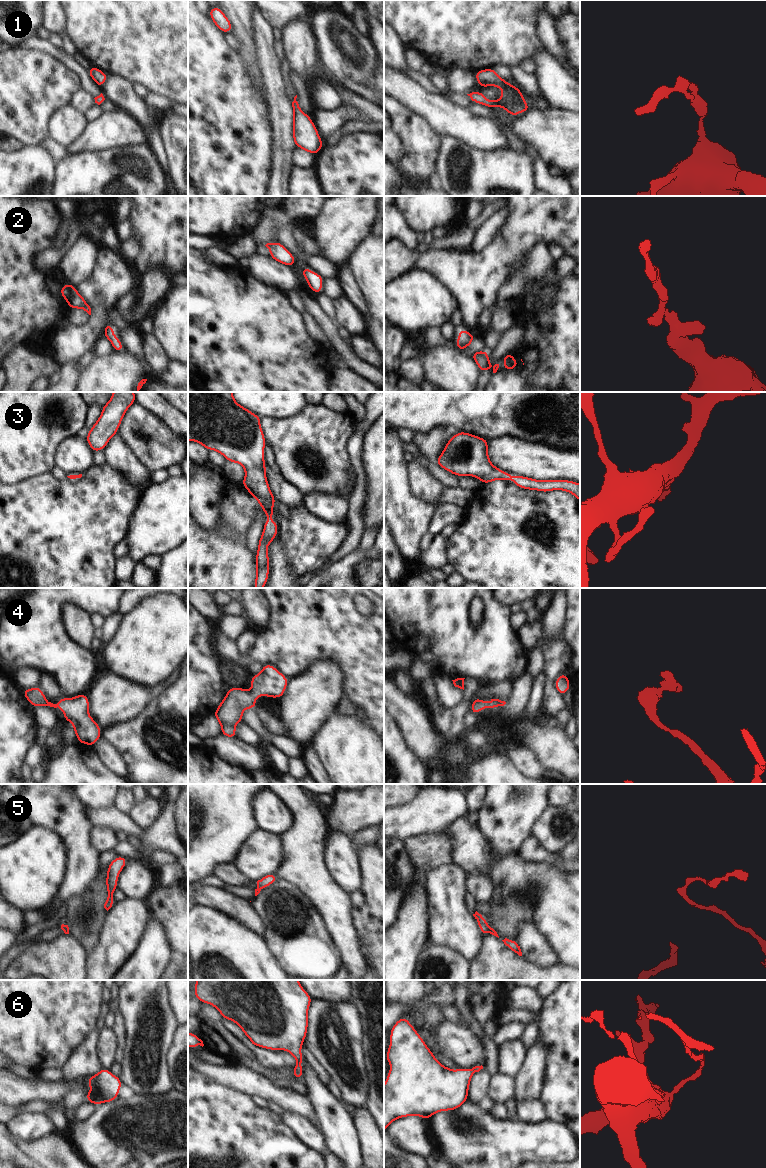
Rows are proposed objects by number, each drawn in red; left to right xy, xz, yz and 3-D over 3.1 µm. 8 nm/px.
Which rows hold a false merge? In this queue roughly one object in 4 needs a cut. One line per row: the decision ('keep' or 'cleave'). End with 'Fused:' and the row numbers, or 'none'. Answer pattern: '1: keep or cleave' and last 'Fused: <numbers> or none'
1: keep
2: keep
3: keep
4: keep
5: cleave
6: keep
Fused: 5

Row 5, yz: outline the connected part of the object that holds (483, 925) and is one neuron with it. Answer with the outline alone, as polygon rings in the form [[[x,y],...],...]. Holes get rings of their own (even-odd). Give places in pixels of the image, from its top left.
[[[477,911],[473,914],[473,916],[475,917],[479,928],[480,928],[480,932],[485,936],[487,933],[490,932],[490,926],[488,925],[488,923],[486,922],[486,919],[479,914]]]

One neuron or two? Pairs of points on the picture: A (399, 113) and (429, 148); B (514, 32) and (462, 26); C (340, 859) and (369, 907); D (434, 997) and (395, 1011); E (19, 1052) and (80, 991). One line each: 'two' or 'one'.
A: one
B: one
C: two
D: one
E: one

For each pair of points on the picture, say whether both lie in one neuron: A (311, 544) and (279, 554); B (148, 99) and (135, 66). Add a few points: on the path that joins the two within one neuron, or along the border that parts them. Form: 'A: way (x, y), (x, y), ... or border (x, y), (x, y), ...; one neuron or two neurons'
A: border (277, 535), (284, 549), (285, 556), (295, 573); two neurons
B: border (149, 90), (164, 95), (171, 100); two neurons

